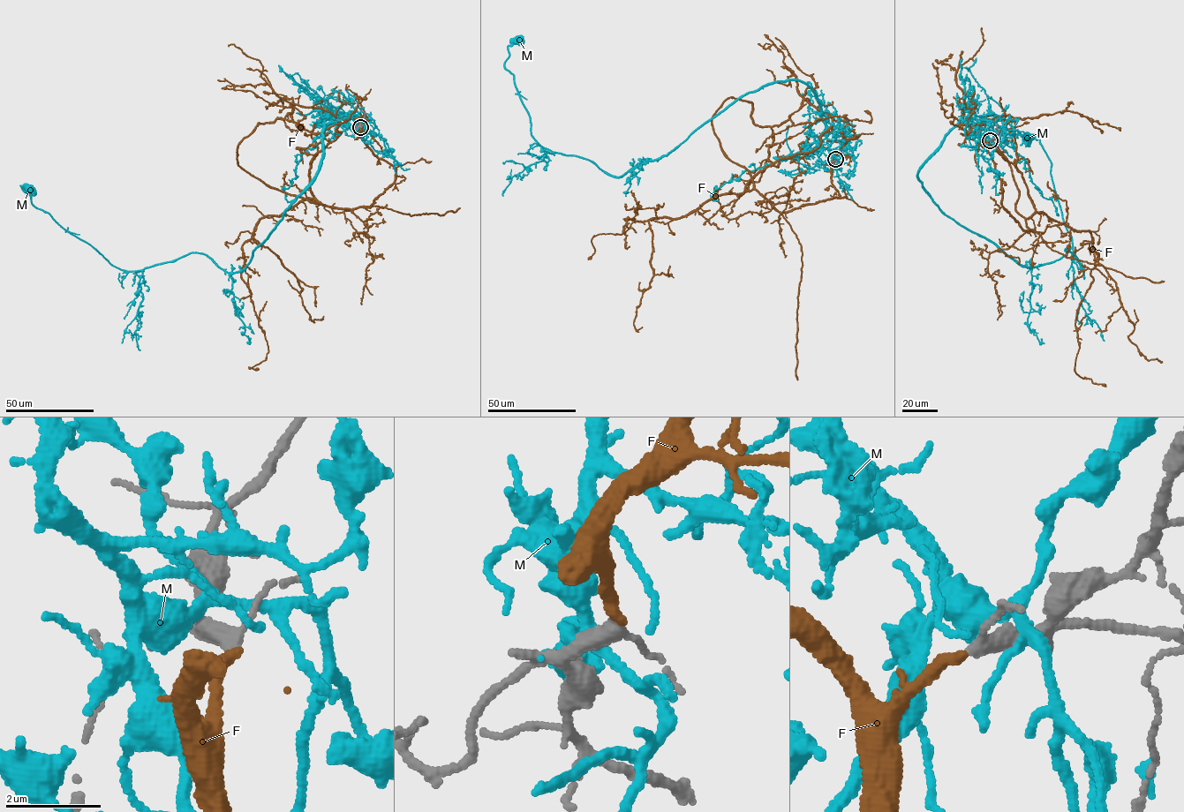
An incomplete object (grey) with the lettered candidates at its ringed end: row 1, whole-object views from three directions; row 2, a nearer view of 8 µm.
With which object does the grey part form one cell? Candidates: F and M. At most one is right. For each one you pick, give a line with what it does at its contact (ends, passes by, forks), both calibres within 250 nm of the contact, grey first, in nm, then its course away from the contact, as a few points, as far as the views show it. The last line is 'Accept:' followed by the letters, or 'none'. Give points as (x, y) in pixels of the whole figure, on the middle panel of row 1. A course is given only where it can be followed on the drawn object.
F: it ends there; 280 nm thick on the grey side, 240 nm on the other; it runs (835, 160), (839, 197), (784, 213), (723, 154), (725, 101), (772, 127), (817, 86), (775, 37)
Accept: F

